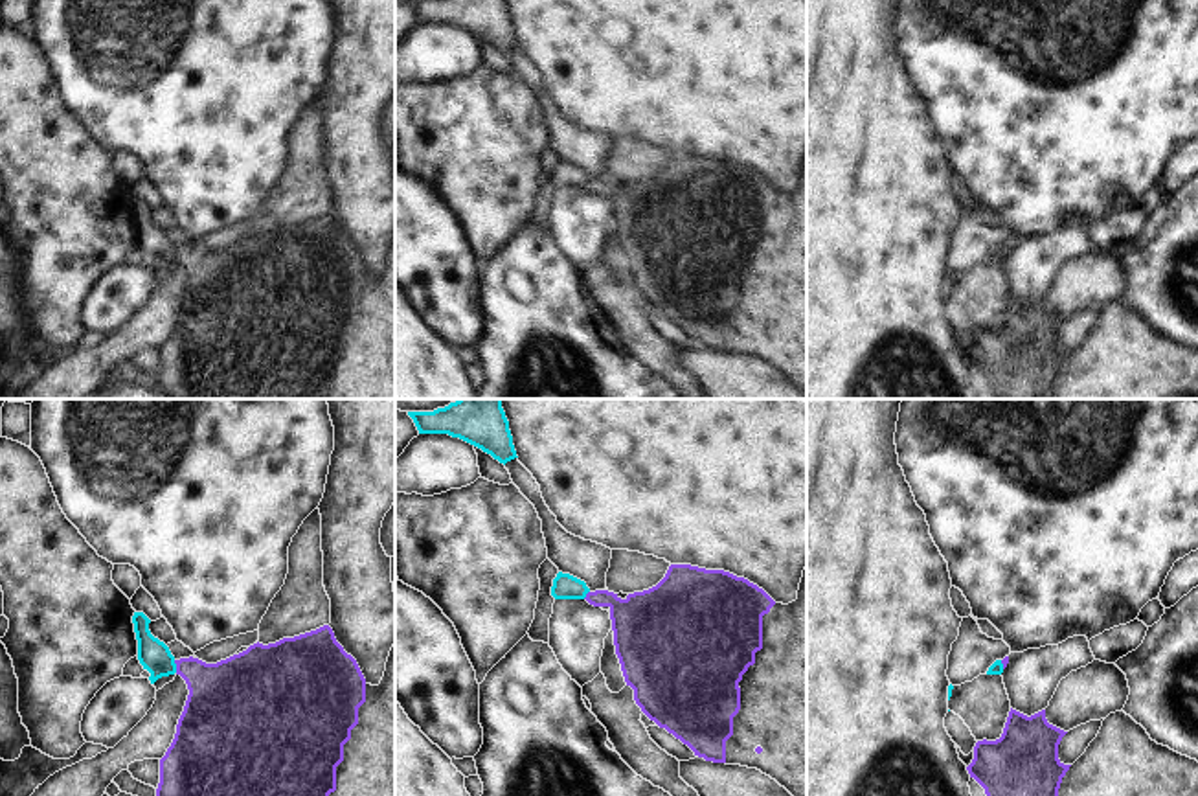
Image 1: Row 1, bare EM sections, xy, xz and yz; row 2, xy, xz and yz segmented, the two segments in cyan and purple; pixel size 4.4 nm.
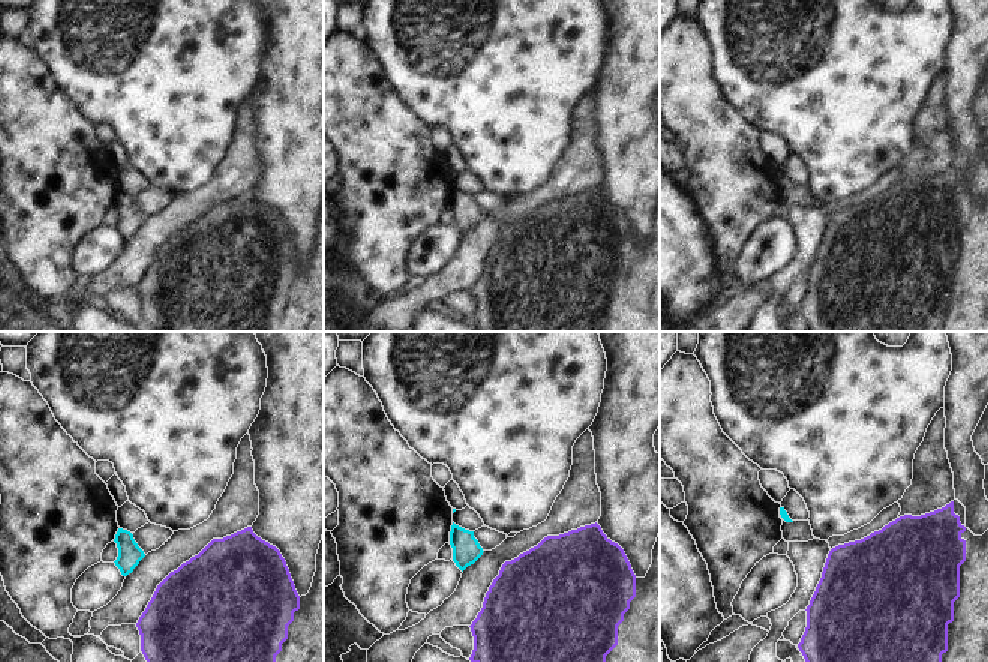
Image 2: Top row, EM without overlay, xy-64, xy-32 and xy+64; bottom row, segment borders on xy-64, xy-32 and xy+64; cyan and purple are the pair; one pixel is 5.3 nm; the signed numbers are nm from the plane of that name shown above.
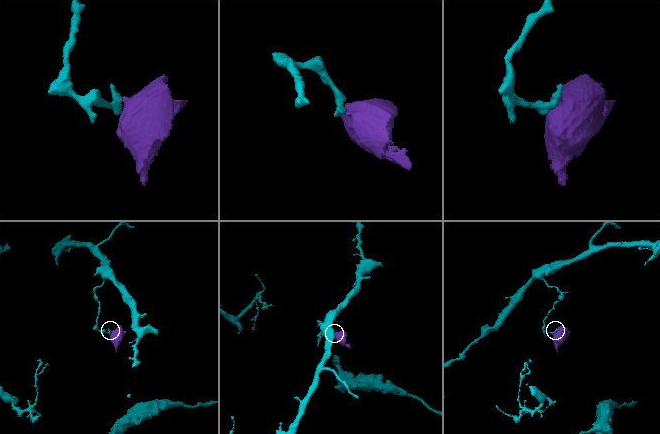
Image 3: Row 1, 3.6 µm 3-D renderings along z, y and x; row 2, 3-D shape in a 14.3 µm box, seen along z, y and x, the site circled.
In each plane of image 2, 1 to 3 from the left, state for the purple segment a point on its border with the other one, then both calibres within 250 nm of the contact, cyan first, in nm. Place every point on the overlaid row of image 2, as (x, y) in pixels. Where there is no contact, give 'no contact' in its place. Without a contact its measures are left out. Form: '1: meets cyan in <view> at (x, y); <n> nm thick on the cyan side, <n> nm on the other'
1: no contact
2: no contact
3: no contact

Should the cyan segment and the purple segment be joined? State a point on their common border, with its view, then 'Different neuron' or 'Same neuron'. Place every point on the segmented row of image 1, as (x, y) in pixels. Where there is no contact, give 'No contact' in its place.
Touches cyan at xy (175, 666). Different neuron

